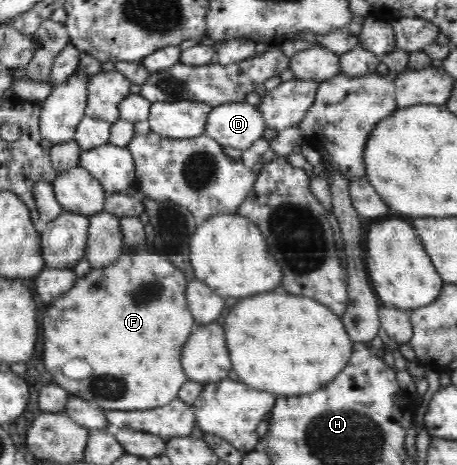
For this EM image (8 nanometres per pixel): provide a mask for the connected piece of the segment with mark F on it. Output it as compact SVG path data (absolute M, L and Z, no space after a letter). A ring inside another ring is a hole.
M127 247L124 253L108 267L91 268L86 275L78 279L70 291L56 299L56 305L48 307L48 311L42 317L42 337L44 337L44 353L46 353L44 365L46 365L46 371L54 378L53 382L64 387L74 397L82 397L82 399L94 403L96 407L112 409L112 411L120 411L120 409L123 411L134 411L134 409L152 410L167 406L168 403L178 398L180 388L189 381L183 368L180 367L184 344L188 342L190 334L193 332L192 329L197 326L186 301L188 280L184 272L174 266L164 254L156 251L152 253L146 253L146 251L135 253L136 250L136 247Z

